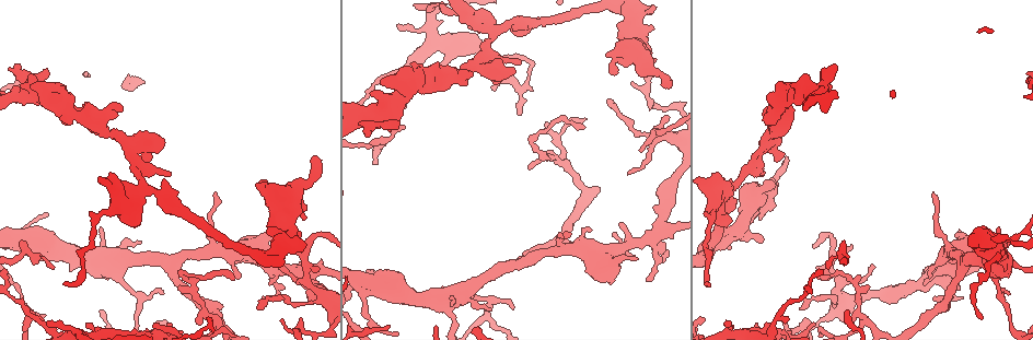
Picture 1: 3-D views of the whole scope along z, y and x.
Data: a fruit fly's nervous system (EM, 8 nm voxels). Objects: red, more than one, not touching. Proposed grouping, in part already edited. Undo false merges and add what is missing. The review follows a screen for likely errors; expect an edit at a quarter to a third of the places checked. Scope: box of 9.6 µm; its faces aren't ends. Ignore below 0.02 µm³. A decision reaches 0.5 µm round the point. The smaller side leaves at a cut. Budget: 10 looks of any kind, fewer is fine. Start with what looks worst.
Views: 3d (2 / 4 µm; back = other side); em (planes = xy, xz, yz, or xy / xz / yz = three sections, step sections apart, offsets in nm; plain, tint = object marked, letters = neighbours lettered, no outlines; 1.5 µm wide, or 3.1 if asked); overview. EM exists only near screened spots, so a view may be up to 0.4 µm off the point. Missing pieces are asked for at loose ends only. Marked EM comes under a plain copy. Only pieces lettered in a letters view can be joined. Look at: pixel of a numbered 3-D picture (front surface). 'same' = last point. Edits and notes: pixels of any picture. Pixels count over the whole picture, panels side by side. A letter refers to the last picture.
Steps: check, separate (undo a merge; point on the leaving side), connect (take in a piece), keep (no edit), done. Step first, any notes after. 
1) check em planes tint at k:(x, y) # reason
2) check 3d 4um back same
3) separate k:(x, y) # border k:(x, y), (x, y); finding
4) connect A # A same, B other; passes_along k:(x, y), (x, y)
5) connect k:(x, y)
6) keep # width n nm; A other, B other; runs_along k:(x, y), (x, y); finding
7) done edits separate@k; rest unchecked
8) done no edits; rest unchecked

check 3d 2um at 1:(664, 261) # branch stops here

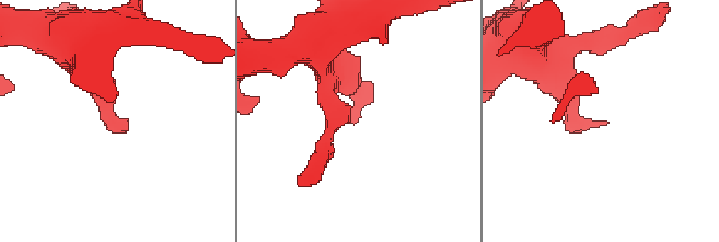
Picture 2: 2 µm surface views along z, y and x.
check em yz step 8 tint at 2:(108, 125) # shape alone is not enough

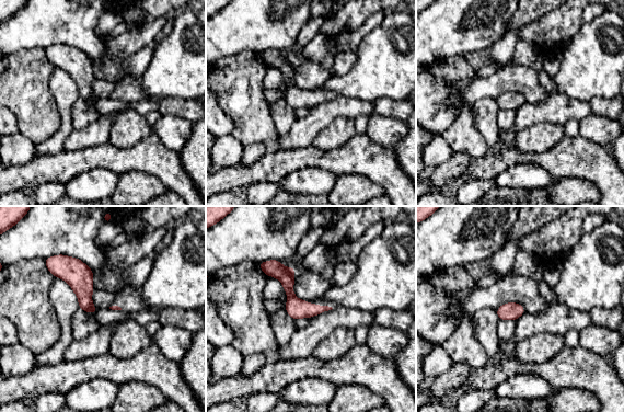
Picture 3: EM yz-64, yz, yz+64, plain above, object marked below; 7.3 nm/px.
check em planes letters same # cut it another way

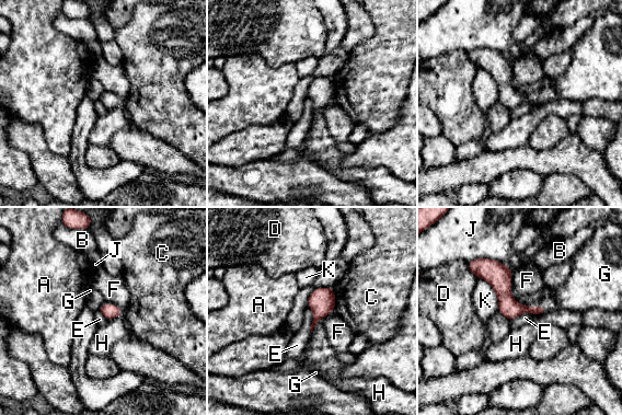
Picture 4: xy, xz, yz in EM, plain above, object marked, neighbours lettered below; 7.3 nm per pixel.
keep # A other, B other, C other, D other, E other, F other, G other, H other, J other, K other; runs_along 4:(481, 262), (517, 309), (542, 310); no lettered piece goes on from it

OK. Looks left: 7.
check 3d 2um at 1:(666, 82)

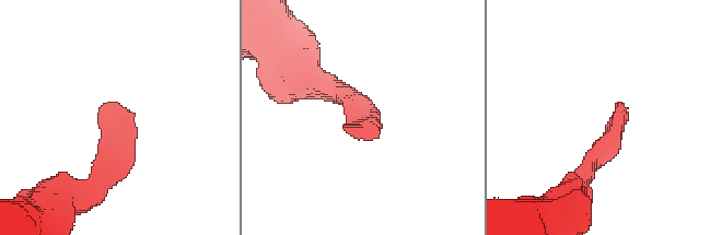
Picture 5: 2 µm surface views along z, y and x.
check em planes letters at 5:(618, 102)

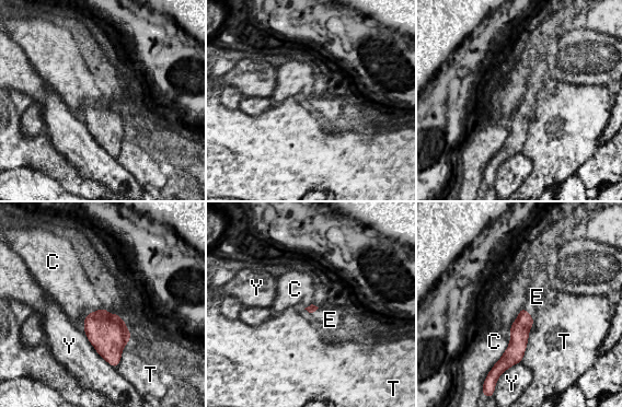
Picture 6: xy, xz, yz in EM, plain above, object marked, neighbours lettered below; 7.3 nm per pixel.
connect 6:(537, 297) # longest_contact C 400 nm; C other, E same, T other, Y other; passes_along 6:(519, 330), (528, 313), (537, 297); the cell continues

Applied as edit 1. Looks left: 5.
check em xy step 4 tint at 1:(638, 258)

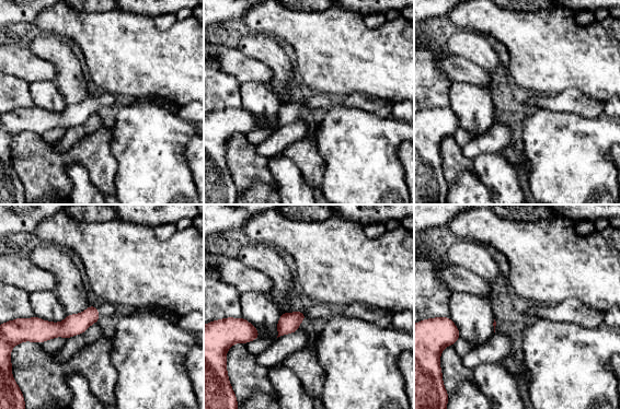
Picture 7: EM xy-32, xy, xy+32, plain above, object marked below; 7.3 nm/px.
check em planes letters same

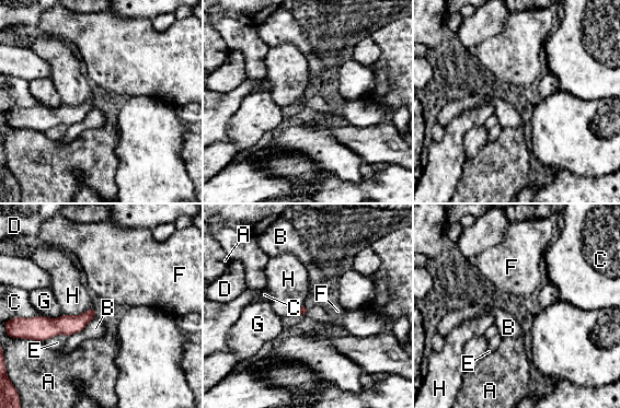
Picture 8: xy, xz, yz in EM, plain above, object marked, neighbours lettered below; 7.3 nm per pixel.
keep # A other, B other, C other, D other, E other, F other, G other, H other; border 8:(92, 306), (80, 314), (64, 314); no lettered piece goes on from it

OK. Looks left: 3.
check 3d 4um at 1:(822, 270) # thin end

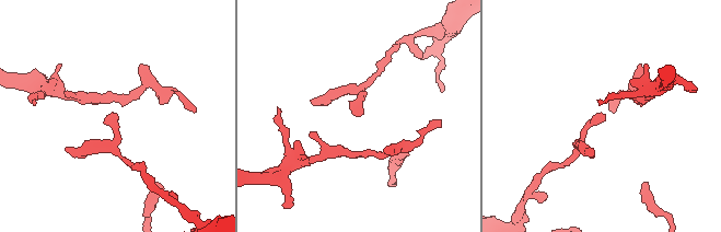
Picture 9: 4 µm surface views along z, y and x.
check em xz step 8 letters at 9:(362, 113)

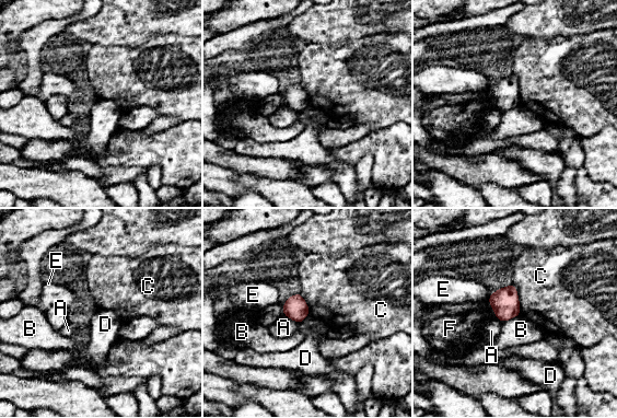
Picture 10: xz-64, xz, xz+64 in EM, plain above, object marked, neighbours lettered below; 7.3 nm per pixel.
keep # A other, B other, C other, D other, E other, F other; border 10:(520, 314), (502, 322); no lettered piece goes on from it

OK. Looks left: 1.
done edits connect@6; rest unchecked

